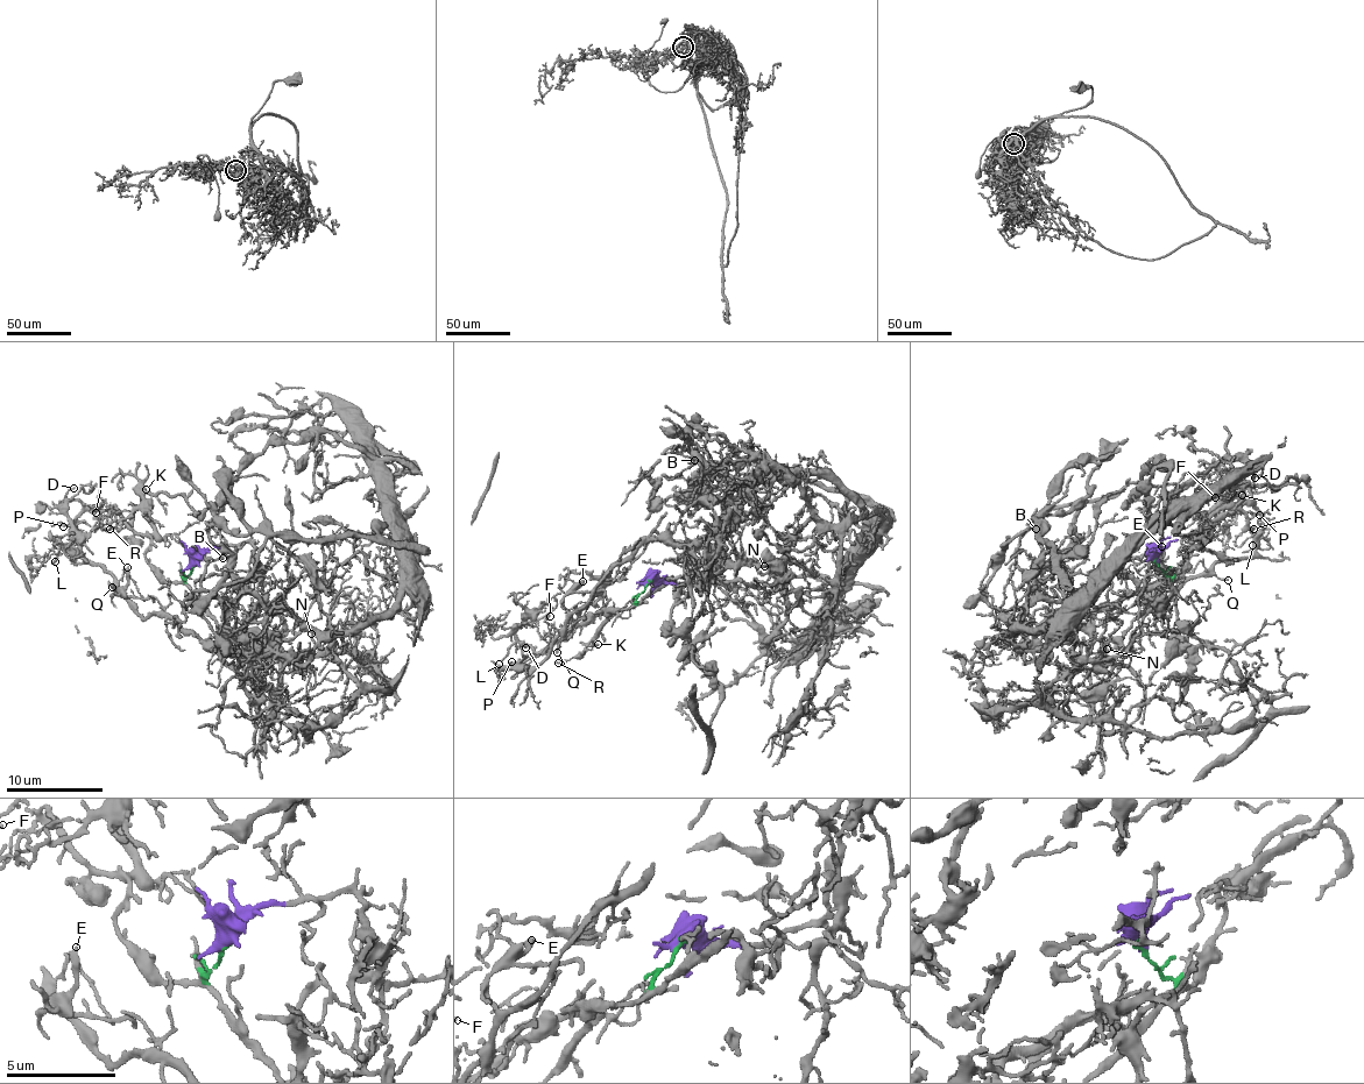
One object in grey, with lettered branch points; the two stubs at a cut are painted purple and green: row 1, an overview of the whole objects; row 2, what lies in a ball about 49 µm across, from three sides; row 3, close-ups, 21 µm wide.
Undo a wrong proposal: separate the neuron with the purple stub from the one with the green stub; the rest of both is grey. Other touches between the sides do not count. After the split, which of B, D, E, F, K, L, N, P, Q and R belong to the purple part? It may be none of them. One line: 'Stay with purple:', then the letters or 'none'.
Stay with purple: B, N

